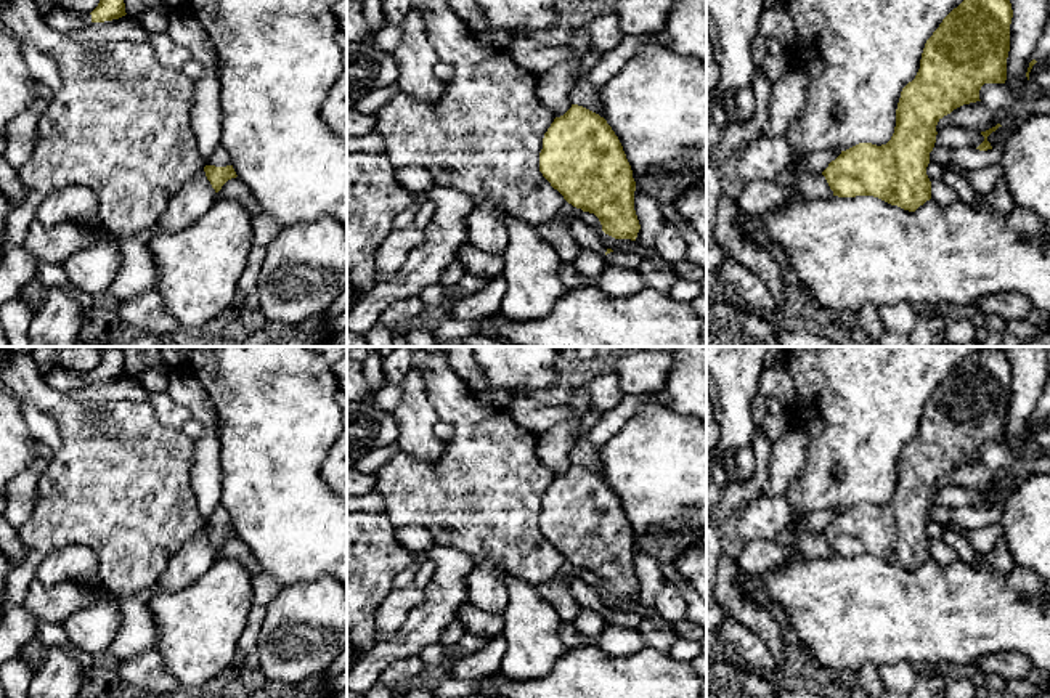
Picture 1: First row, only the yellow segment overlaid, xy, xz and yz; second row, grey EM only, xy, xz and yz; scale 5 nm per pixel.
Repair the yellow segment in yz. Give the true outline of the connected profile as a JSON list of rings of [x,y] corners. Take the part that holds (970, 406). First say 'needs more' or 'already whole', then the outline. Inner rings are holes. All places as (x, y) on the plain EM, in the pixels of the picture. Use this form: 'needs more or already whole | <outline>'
already whole | [[[1002,347],[976,351],[954,367],[926,400],[920,428],[901,451],[891,499],[881,505],[859,502],[841,510],[822,531],[833,555],[873,555],[909,571],[930,560],[926,526],[936,502],[936,485],[954,469],[981,461],[984,443],[1005,443],[1011,377],[1011,363]]]

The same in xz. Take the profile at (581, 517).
already whole | [[[578,464],[556,477],[543,497],[539,531],[568,563],[594,573],[605,594],[636,600],[636,541],[604,477]]]

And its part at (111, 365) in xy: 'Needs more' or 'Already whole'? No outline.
Needs more

